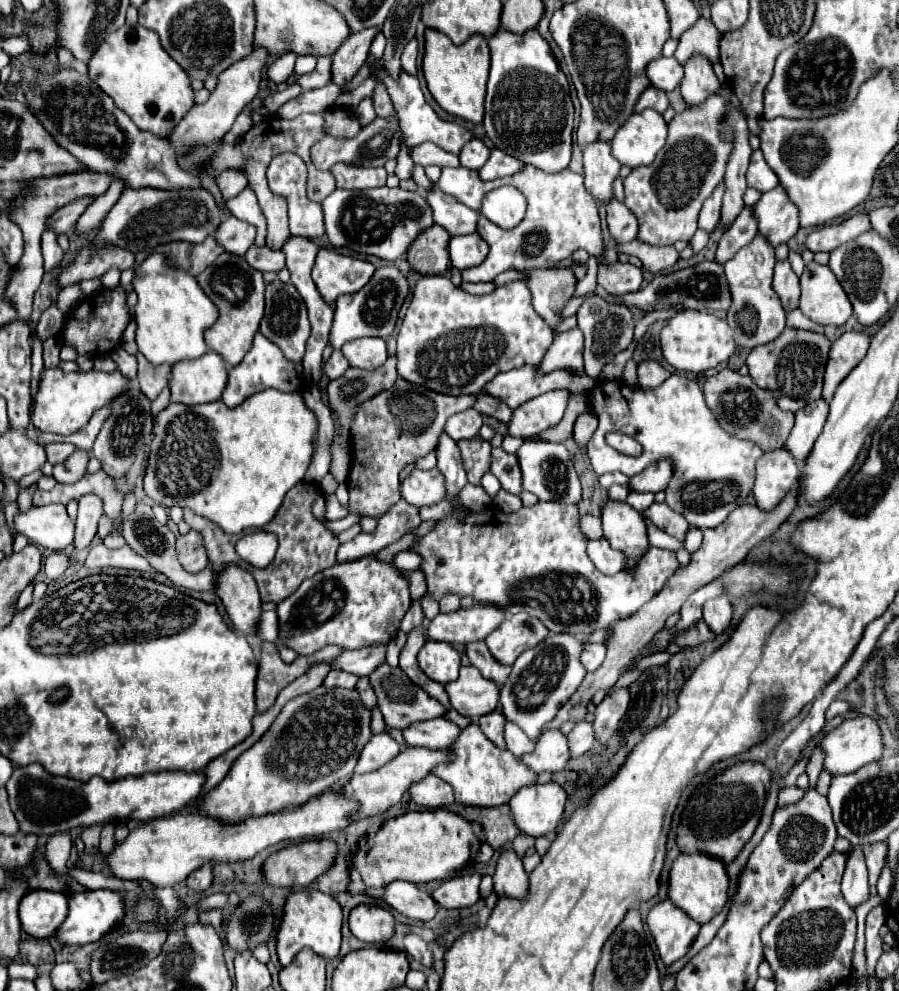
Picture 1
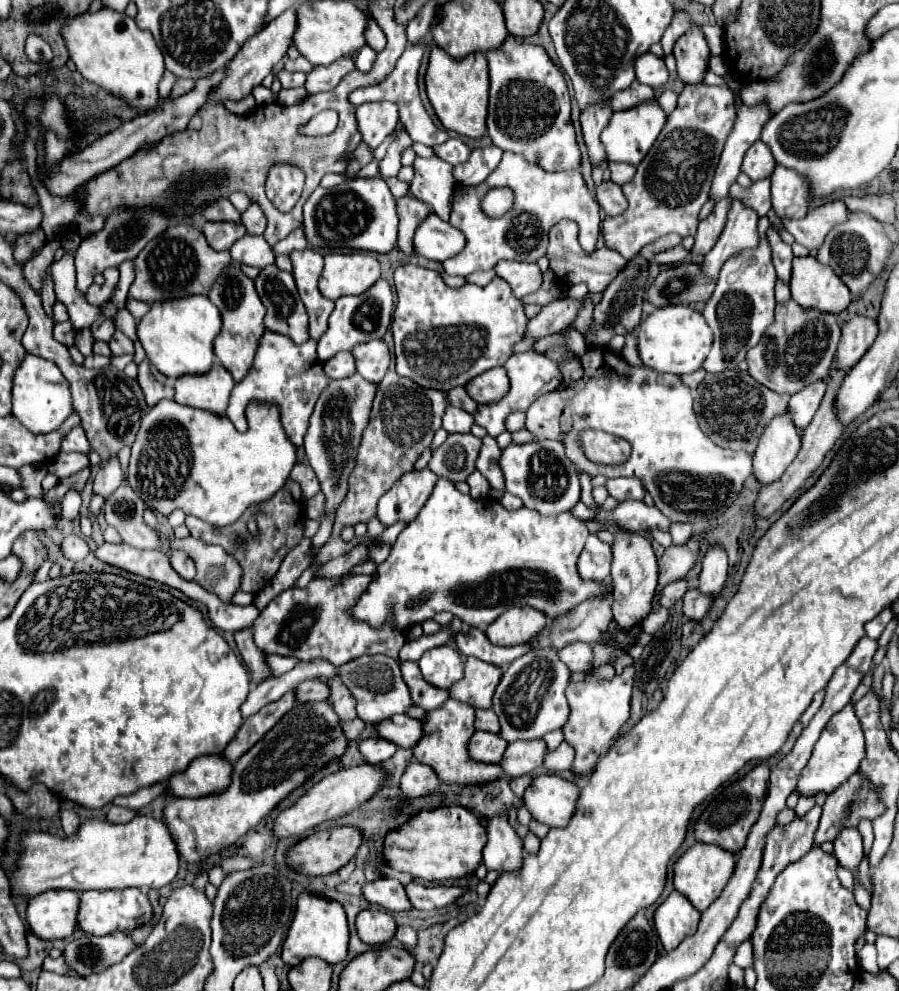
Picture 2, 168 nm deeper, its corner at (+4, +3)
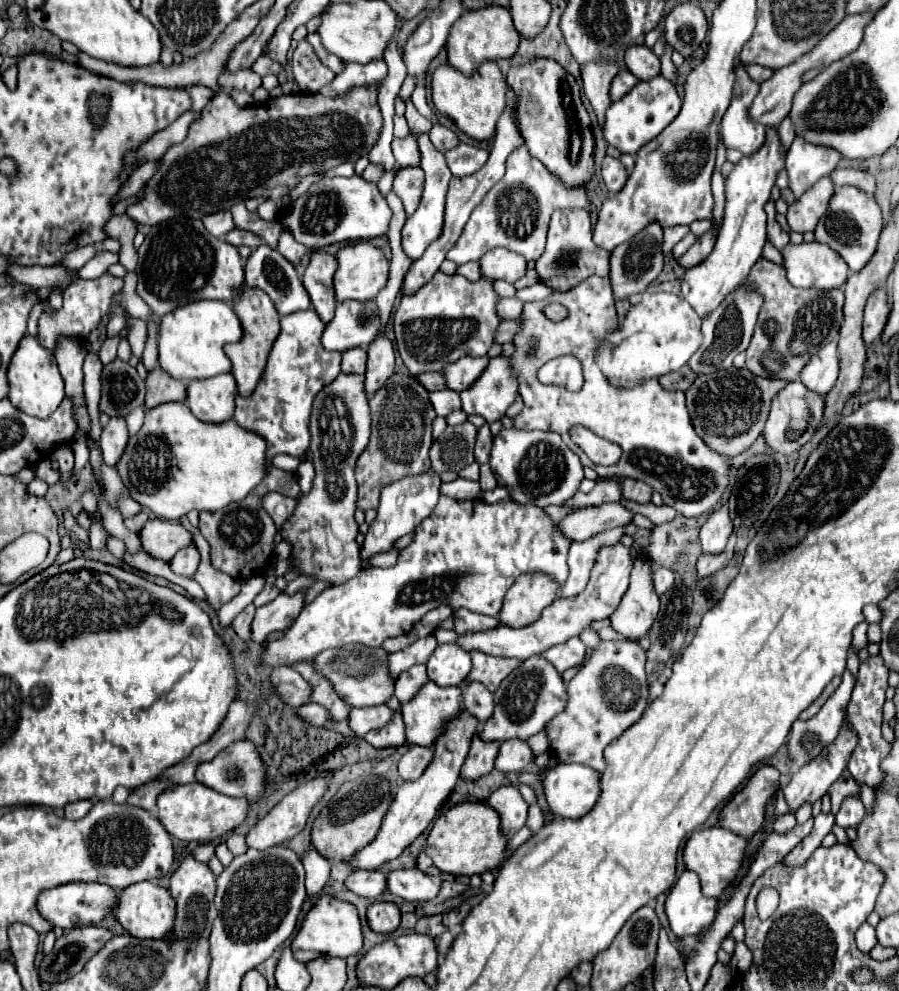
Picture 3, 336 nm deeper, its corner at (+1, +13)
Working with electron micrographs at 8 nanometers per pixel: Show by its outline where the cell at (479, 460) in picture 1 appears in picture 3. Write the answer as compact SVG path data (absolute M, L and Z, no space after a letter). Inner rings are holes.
M462 423L456 427L446 427L446 431L432 443L430 459L436 473L460 471L462 467L474 463L474 441L476 427L472 423Z

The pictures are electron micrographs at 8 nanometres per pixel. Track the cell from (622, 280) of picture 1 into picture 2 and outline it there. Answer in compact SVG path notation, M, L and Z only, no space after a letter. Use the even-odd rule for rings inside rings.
M557 223L553 231L549 233L549 247L547 247L547 257L549 257L549 267L557 273L559 281L565 285L577 285L577 283L587 283L589 291L605 291L607 285L625 269L627 261L613 249L601 247L595 249L591 255L587 255L581 245L577 243L577 225L575 223Z

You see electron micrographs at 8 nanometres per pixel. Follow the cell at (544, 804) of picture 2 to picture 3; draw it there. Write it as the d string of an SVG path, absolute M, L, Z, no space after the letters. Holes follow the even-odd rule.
M556 765L544 779L544 795L558 817L584 817L600 799L600 773L588 765Z

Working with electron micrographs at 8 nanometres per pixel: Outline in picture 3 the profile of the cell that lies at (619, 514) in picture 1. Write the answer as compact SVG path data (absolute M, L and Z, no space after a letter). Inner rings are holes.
M634 553L636 565L628 593L612 613L612 629L630 641L640 641L658 615L658 595L652 589L652 565L642 553Z

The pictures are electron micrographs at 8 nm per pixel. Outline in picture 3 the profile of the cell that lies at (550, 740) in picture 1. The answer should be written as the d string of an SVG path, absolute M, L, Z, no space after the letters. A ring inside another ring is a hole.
M504 741L500 745L494 767L502 773L508 773L508 771L520 773L530 763L532 763L532 751L526 741Z

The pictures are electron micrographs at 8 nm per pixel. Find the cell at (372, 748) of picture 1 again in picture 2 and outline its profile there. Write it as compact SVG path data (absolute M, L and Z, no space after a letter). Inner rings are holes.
M371 737L371 739L357 741L357 747L367 763L383 763L391 759L393 753L397 751L397 745L383 737Z

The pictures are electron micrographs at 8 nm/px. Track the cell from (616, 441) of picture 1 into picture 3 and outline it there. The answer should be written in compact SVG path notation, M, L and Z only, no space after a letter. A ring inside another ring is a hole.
M584 427L570 429L570 437L594 463L612 465L620 459L620 447L612 445L608 439L596 437L594 433L590 433L590 429Z

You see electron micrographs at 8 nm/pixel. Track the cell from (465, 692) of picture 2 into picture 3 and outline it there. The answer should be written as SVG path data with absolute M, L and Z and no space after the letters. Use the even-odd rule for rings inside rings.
M472 651L472 671L466 681L480 681L488 691L496 691L516 667L520 667L520 659L504 659L492 657L480 651Z

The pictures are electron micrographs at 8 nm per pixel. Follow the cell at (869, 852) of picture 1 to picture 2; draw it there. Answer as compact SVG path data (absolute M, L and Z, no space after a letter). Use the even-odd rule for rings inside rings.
M869 821L861 823L859 831L861 831L861 837L863 837L863 847L865 847L865 853L869 855L871 845L873 845L873 829L871 829L871 823L869 823Z

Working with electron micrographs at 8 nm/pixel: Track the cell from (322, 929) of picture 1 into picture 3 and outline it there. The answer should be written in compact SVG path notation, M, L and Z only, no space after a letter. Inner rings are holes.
M322 895L318 903L308 911L298 935L292 941L292 953L298 961L308 963L316 957L350 957L356 955L364 945L364 935L362 935L362 925L358 911L352 903L338 901L330 895Z

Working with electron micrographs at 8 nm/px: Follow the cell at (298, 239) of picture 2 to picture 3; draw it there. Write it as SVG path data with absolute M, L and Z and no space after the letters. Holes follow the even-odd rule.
M282 233L278 251L280 251L294 267L298 267L298 265L300 265L300 259L308 253L308 249L304 249L304 245L298 245L296 239L294 239L290 233Z

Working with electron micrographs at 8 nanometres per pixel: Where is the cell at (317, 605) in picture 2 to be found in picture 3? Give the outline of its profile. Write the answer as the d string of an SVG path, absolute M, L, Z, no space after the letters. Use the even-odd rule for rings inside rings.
M306 589L292 597L280 593L272 603L258 607L250 625L250 639L256 643L264 643L268 633L288 629L288 625L292 625L292 621L304 609L304 593Z

